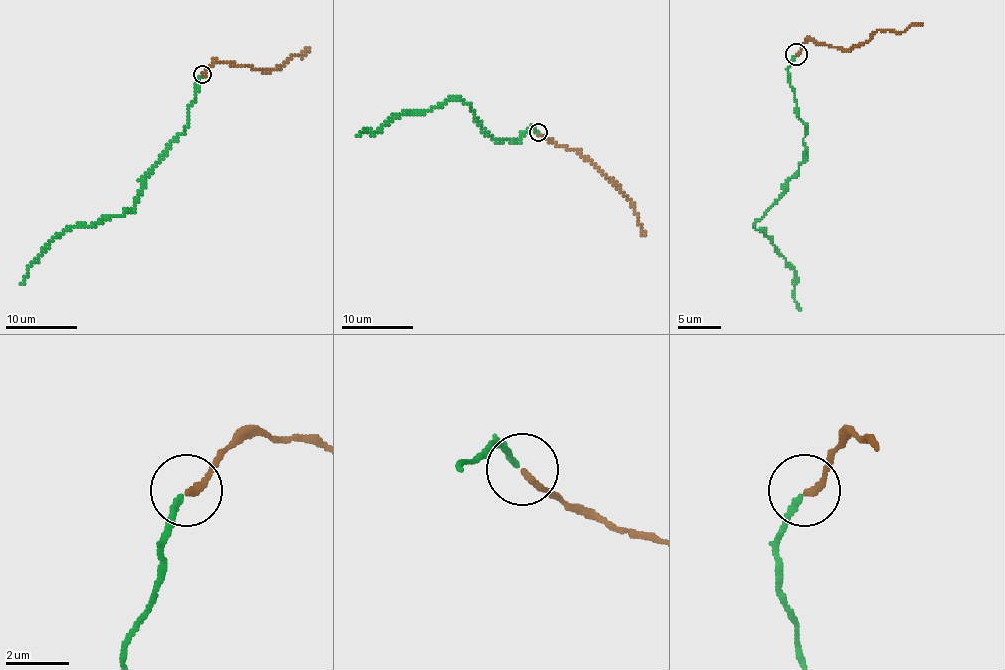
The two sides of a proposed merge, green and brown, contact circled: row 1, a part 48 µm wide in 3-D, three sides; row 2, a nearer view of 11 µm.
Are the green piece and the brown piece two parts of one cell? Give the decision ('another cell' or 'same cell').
same cell

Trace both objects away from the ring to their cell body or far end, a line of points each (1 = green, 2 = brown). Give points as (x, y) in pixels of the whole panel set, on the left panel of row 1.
1: (201, 76), (189, 108), (189, 125), (144, 179), (135, 206), (91, 225), (69, 225), (28, 268), (21, 284)
2: (201, 74), (217, 61), (272, 70), (294, 54), (301, 56), (310, 49)

